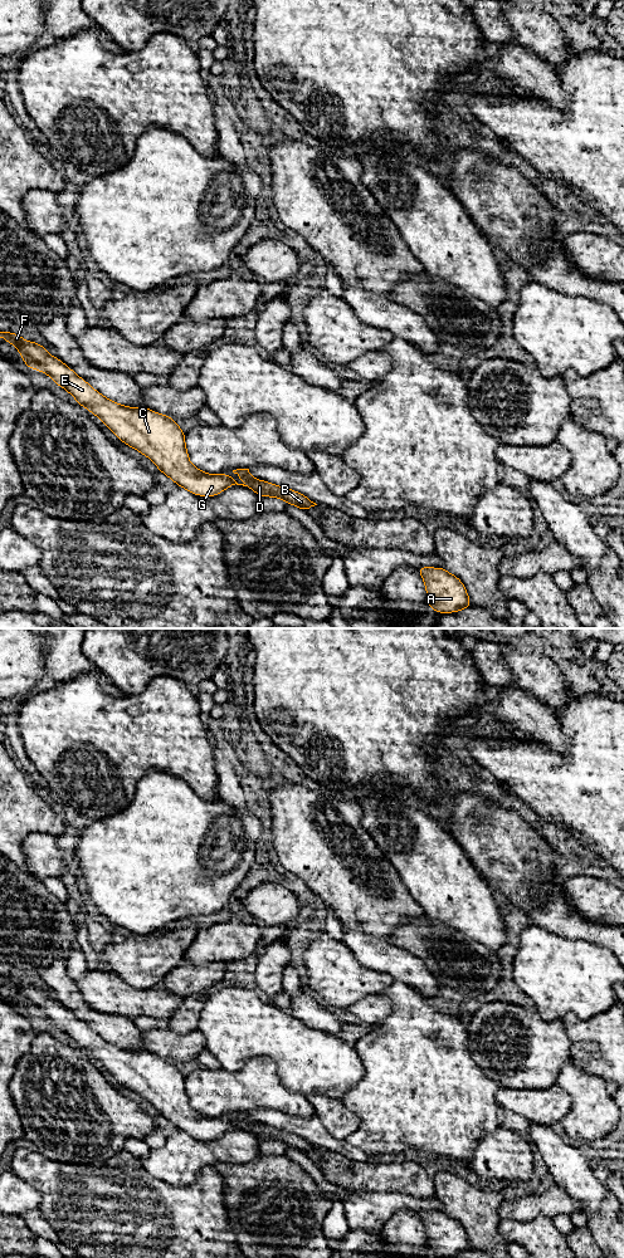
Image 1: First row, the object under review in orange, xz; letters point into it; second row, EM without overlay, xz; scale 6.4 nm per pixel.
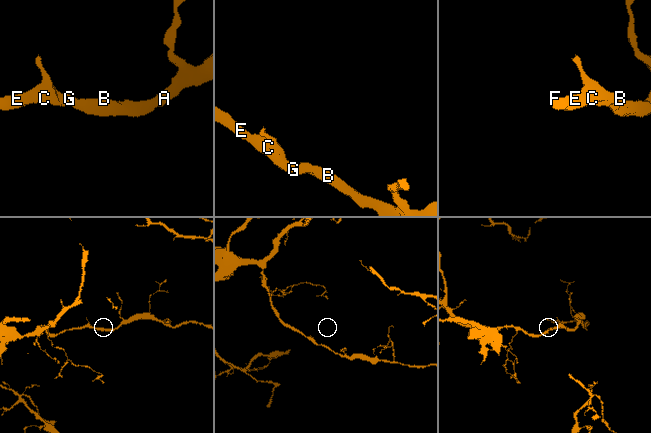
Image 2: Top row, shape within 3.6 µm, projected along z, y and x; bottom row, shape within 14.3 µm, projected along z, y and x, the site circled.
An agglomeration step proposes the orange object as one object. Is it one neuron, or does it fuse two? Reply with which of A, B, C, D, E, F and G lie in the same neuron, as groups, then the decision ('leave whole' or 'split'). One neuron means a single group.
A B C D E F G | leave whole

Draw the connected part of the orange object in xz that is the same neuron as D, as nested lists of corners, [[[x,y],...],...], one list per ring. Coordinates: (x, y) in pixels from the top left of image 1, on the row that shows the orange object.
[[[0,332],[0,338],[14,344],[20,354],[24,358],[24,363],[29,368],[39,369],[43,373],[48,373],[54,382],[65,388],[70,395],[77,400],[77,403],[84,406],[93,415],[99,417],[112,431],[113,434],[130,447],[138,450],[141,454],[150,457],[160,471],[171,478],[179,486],[185,488],[195,495],[201,496],[213,496],[220,494],[223,490],[231,485],[243,485],[253,489],[259,496],[274,496],[287,501],[287,504],[293,504],[306,511],[312,506],[317,505],[307,496],[286,489],[263,480],[254,480],[249,469],[237,469],[233,470],[234,474],[245,479],[244,484],[238,484],[234,479],[229,478],[226,474],[209,475],[204,471],[192,466],[189,461],[189,454],[185,447],[185,434],[177,426],[175,420],[169,416],[152,412],[147,407],[126,407],[120,403],[116,403],[94,388],[92,388],[83,378],[77,376],[68,366],[50,356],[43,347],[34,342],[24,341],[19,334],[11,332]]]

